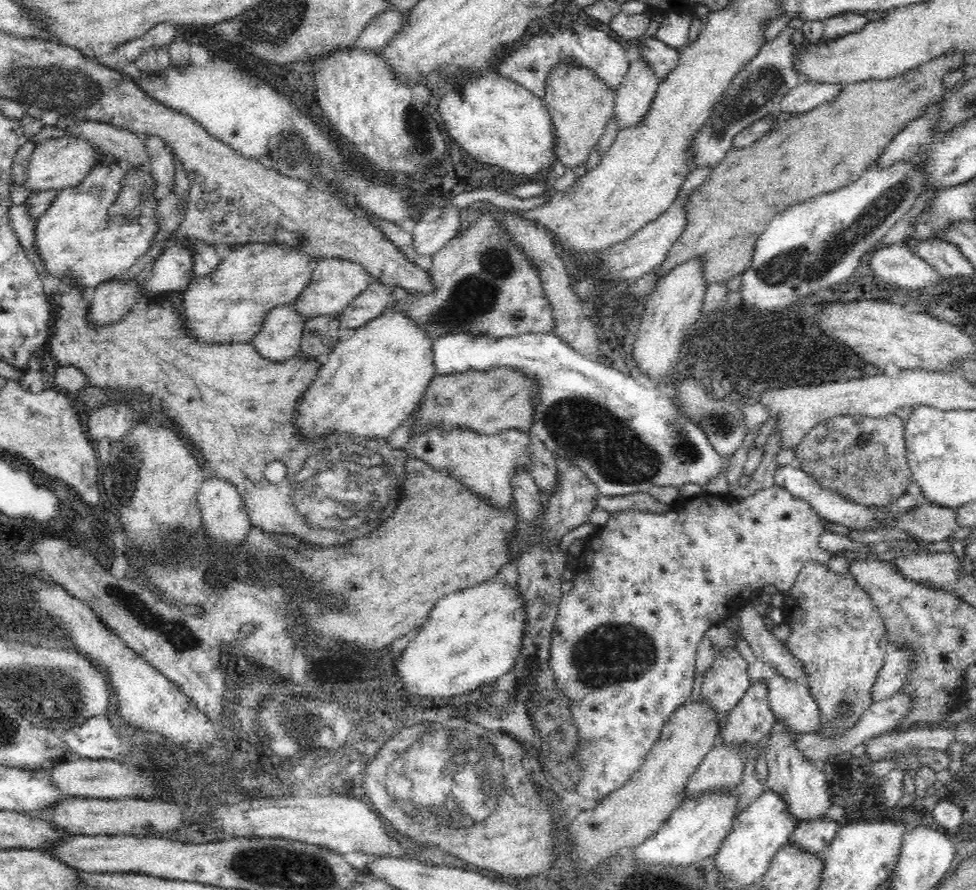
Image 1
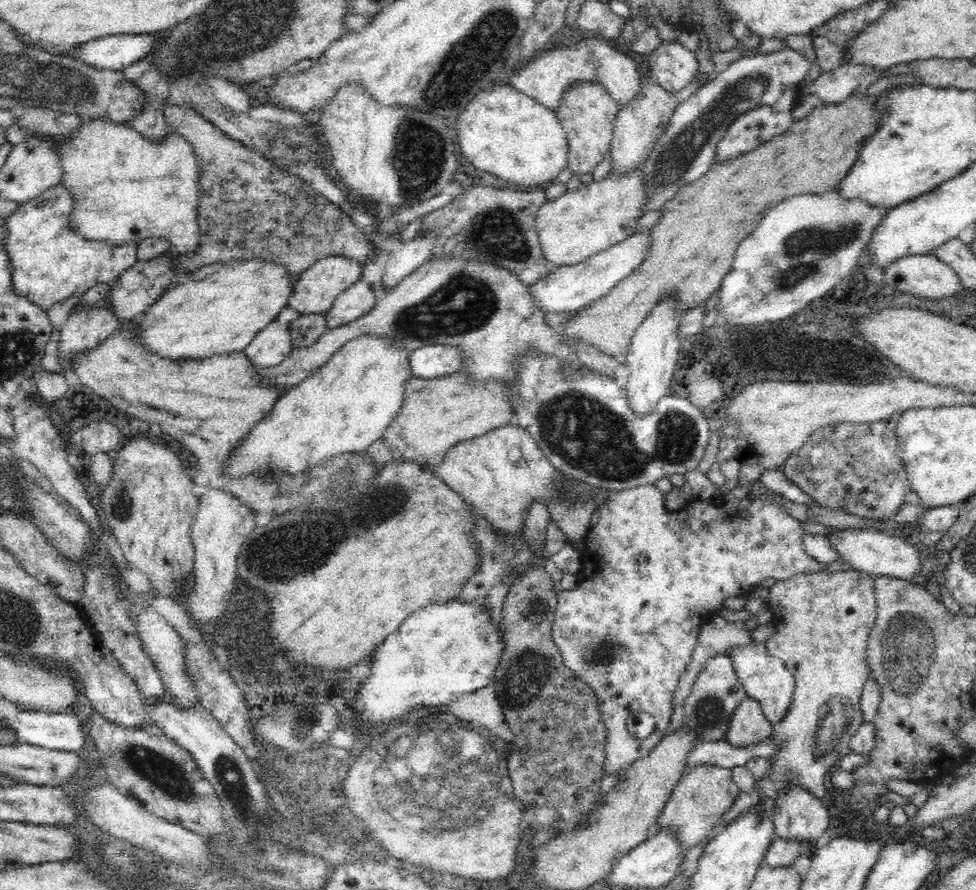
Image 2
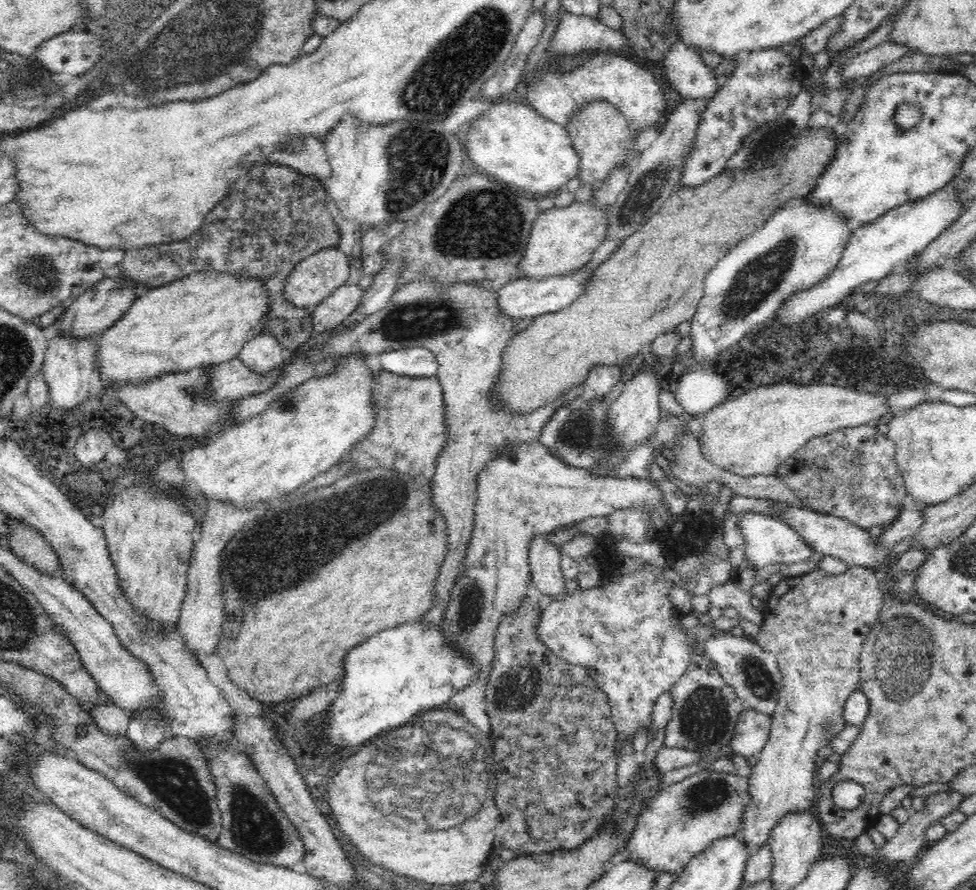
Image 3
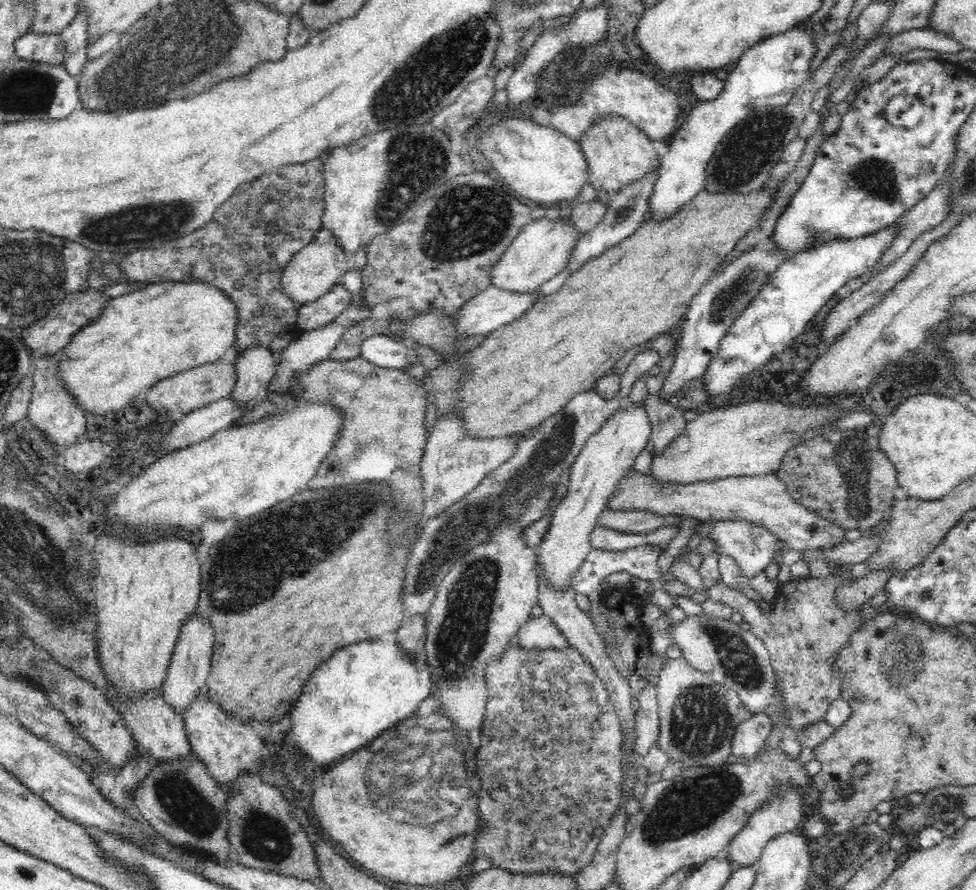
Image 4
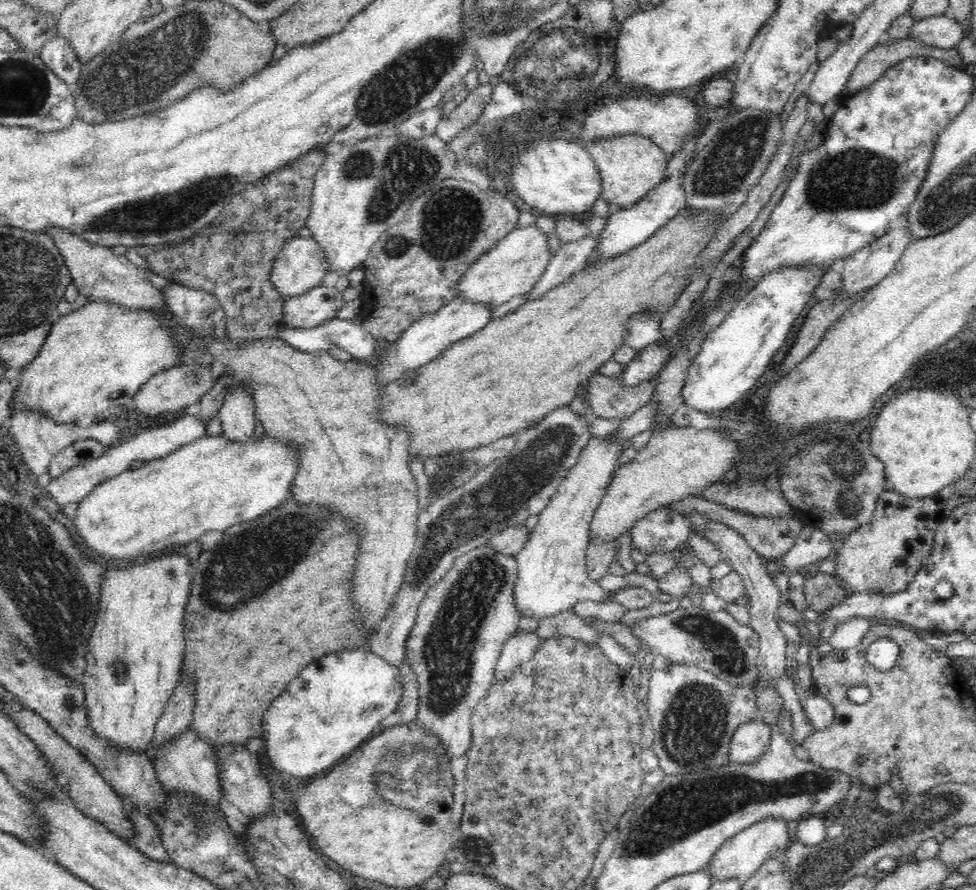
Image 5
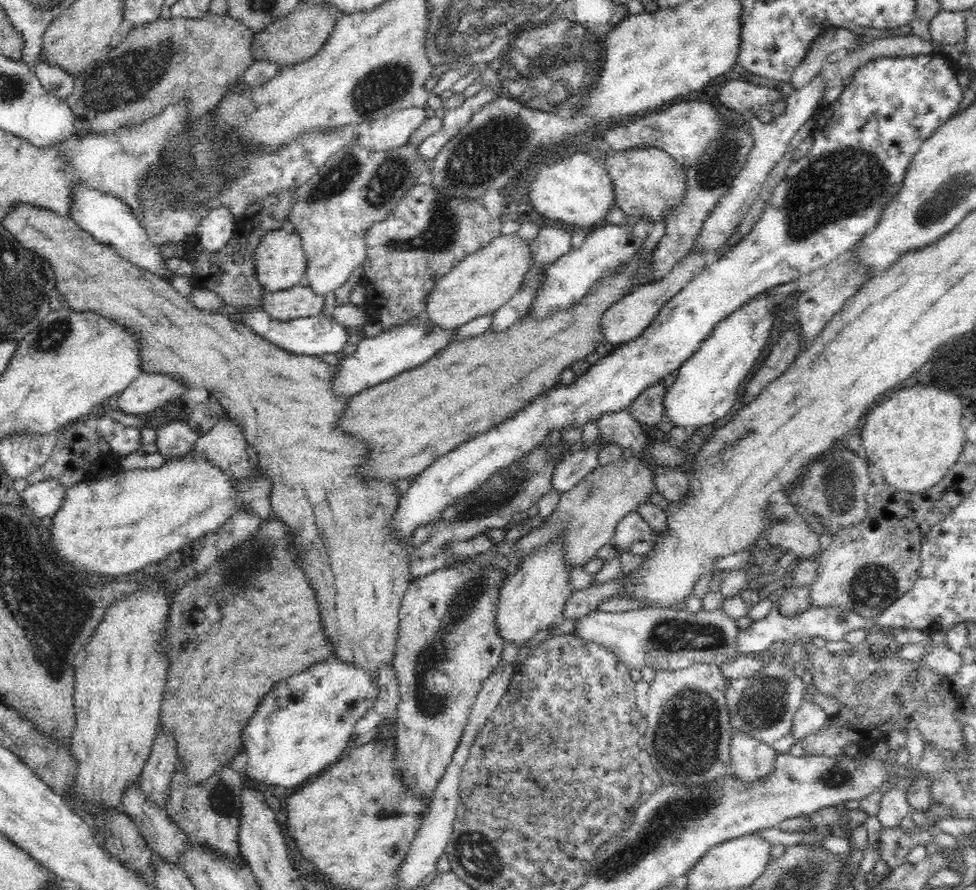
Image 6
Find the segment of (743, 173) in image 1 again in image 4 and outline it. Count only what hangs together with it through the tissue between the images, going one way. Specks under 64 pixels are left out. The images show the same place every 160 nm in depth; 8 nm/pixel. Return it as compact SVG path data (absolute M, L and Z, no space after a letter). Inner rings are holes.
M756 190L750 194L736 193L710 193L708 191L700 191L688 204L685 204L678 212L671 214L669 217L656 221L655 223L644 223L641 227L622 242L611 246L606 252L600 256L585 262L577 271L571 272L564 284L555 292L545 297L540 297L532 302L532 306L520 314L520 318L496 328L486 335L485 339L477 346L454 356L454 360L448 362L440 362L436 367L426 370L426 375L418 379L418 383L424 387L424 393L428 397L428 404L435 405L436 423L449 417L452 413L458 417L458 421L462 423L462 429L466 431L466 435L474 438L500 438L511 437L519 433L526 433L536 428L541 422L547 418L560 412L574 398L574 396L582 394L589 390L590 386L595 384L606 374L611 372L612 365L618 362L624 352L628 352L635 344L644 344L647 340L664 335L672 328L675 322L678 322L684 314L687 314L689 304L695 294L700 292L704 283L712 275L712 270L724 260L724 256L728 252L732 252L736 242L748 232L756 224L756 220L760 218L760 214L770 206L770 202L774 199L774 192L768 194L764 190Z

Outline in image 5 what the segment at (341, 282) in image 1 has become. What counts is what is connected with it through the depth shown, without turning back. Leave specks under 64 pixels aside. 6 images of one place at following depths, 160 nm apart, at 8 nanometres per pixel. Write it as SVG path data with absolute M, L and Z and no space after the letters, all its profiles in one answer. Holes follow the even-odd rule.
M288 238L272 262L270 281L282 296L304 294L322 284L328 270L320 245L310 238Z

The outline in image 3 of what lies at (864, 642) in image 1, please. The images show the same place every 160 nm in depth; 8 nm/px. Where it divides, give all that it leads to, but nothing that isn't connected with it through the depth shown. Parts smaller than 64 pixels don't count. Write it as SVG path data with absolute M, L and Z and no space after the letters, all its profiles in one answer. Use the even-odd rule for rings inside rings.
M850 566L844 574L836 576L825 574L818 568L813 571L801 576L784 577L778 586L773 586L768 603L762 610L762 626L759 626L756 636L760 647L777 659L782 686L772 715L769 739L758 753L757 762L748 776L752 798L743 815L739 836L751 854L767 844L772 829L784 817L788 814L804 814L813 807L812 802L817 798L813 780L817 772L814 767L816 750L827 746L828 740L846 725L842 706L846 698L856 691L861 674L860 656L864 638L876 624L886 598L873 570L866 567Z

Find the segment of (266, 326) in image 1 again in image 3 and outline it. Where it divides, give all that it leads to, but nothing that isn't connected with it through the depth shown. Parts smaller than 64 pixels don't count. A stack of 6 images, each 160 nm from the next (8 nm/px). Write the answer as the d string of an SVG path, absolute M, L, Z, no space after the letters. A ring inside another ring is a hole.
M259 333L243 344L238 358L248 369L265 375L280 367L286 353L286 349L278 343L274 336Z

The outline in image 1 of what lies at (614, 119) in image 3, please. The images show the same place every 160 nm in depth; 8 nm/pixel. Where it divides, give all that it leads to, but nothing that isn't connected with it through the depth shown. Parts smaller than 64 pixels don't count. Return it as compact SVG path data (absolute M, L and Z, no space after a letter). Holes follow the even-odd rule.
M563 64L548 77L543 102L554 123L556 160L572 170L584 166L592 150L596 150L608 122L615 116L615 93L592 70Z

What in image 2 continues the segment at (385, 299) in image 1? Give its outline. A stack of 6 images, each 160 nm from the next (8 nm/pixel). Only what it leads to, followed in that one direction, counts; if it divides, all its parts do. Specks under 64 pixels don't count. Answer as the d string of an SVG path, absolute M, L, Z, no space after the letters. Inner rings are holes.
M352 282L336 294L332 308L322 314L326 328L336 328L364 316L368 310L372 310L377 299L368 282Z

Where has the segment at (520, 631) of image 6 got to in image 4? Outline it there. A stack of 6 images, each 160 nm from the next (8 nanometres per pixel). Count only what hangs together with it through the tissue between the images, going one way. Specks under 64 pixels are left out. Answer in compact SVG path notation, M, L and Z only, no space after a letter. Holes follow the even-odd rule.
M629 403L627 409L622 408L615 412L602 425L602 428L584 443L580 454L569 470L566 492L555 506L549 520L548 531L540 547L536 548L536 568L534 568L534 571L537 572L540 584L547 584L549 590L559 592L559 594L560 592L566 594L566 592L572 590L574 574L583 565L583 562L588 559L588 554L593 550L591 548L591 534L598 525L600 515L608 509L607 504L611 496L617 491L623 478L633 471L634 458L644 450L650 432L652 432L652 427L650 427L650 419L648 419L646 409L638 407L636 403Z

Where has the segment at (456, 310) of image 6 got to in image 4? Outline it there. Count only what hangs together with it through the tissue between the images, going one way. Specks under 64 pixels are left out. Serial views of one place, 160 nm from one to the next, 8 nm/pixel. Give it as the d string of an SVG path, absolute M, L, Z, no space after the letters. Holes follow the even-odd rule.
M546 217L524 224L518 236L500 256L500 260L492 266L490 285L508 293L532 293L566 268L568 256L572 256L572 248L580 235L570 222L566 224L559 220L548 220Z

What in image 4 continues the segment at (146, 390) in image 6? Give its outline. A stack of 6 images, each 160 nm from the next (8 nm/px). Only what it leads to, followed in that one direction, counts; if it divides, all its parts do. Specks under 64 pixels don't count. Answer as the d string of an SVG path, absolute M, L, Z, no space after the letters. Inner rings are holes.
M218 360L159 380L146 391L146 403L156 412L165 410L166 412L178 412L179 415L188 414L212 401L228 397L234 384L236 384L235 365L224 364Z

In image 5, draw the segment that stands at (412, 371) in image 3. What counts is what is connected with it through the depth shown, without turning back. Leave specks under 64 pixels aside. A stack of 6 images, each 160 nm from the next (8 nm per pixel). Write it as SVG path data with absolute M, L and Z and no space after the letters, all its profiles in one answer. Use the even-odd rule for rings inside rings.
M332 318L312 328L278 328L278 336L288 345L305 353L329 352L333 346L345 350L355 358L372 358L376 355L376 340L358 322Z

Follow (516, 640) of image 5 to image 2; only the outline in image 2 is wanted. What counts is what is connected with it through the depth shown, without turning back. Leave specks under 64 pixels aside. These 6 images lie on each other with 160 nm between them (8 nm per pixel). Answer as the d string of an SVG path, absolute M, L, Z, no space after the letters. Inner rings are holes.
M642 485L628 490L617 492L605 505L600 506L601 518L596 526L591 528L584 543L584 556L580 552L581 572L577 575L578 588L575 590L560 590L556 595L556 610L550 628L552 640L559 649L563 662L574 674L595 692L600 703L603 719L607 728L606 738L606 762L605 774L623 772L630 768L633 762L646 756L662 739L666 728L670 724L672 716L672 694L678 686L680 676L684 674L688 664L692 662L692 656L696 650L698 631L703 623L713 614L723 608L723 603L731 596L744 597L754 588L756 583L762 583L766 579L773 578L776 581L788 580L796 574L826 571L826 565L806 555L802 547L802 538L805 536L800 528L801 522L787 514L780 506L770 503L767 499L751 500L751 505L746 511L727 512L717 504L719 497L690 502L688 506L680 510L668 511L662 503L662 493L655 485ZM629 712L648 712L656 721L654 731L644 739L638 739L628 733L626 729L626 717Z

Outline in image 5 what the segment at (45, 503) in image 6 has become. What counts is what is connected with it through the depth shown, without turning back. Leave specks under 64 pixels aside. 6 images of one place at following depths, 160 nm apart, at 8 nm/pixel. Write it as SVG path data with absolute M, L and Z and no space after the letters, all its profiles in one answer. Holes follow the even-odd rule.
M194 413L180 416L174 422L171 422L171 425L158 428L158 430L136 432L136 434L130 432L122 442L108 446L102 456L87 462L85 465L68 469L60 474L60 476L52 478L40 491L43 491L44 496L52 499L56 503L56 506L62 507L69 502L78 503L84 496L88 496L88 492L92 488L98 486L98 482L102 482L106 478L114 478L117 474L122 474L126 468L130 467L130 464L134 460L151 461L162 458L173 450L176 450L176 448L204 437L204 434L206 434L206 423L202 423L200 417L196 417Z

